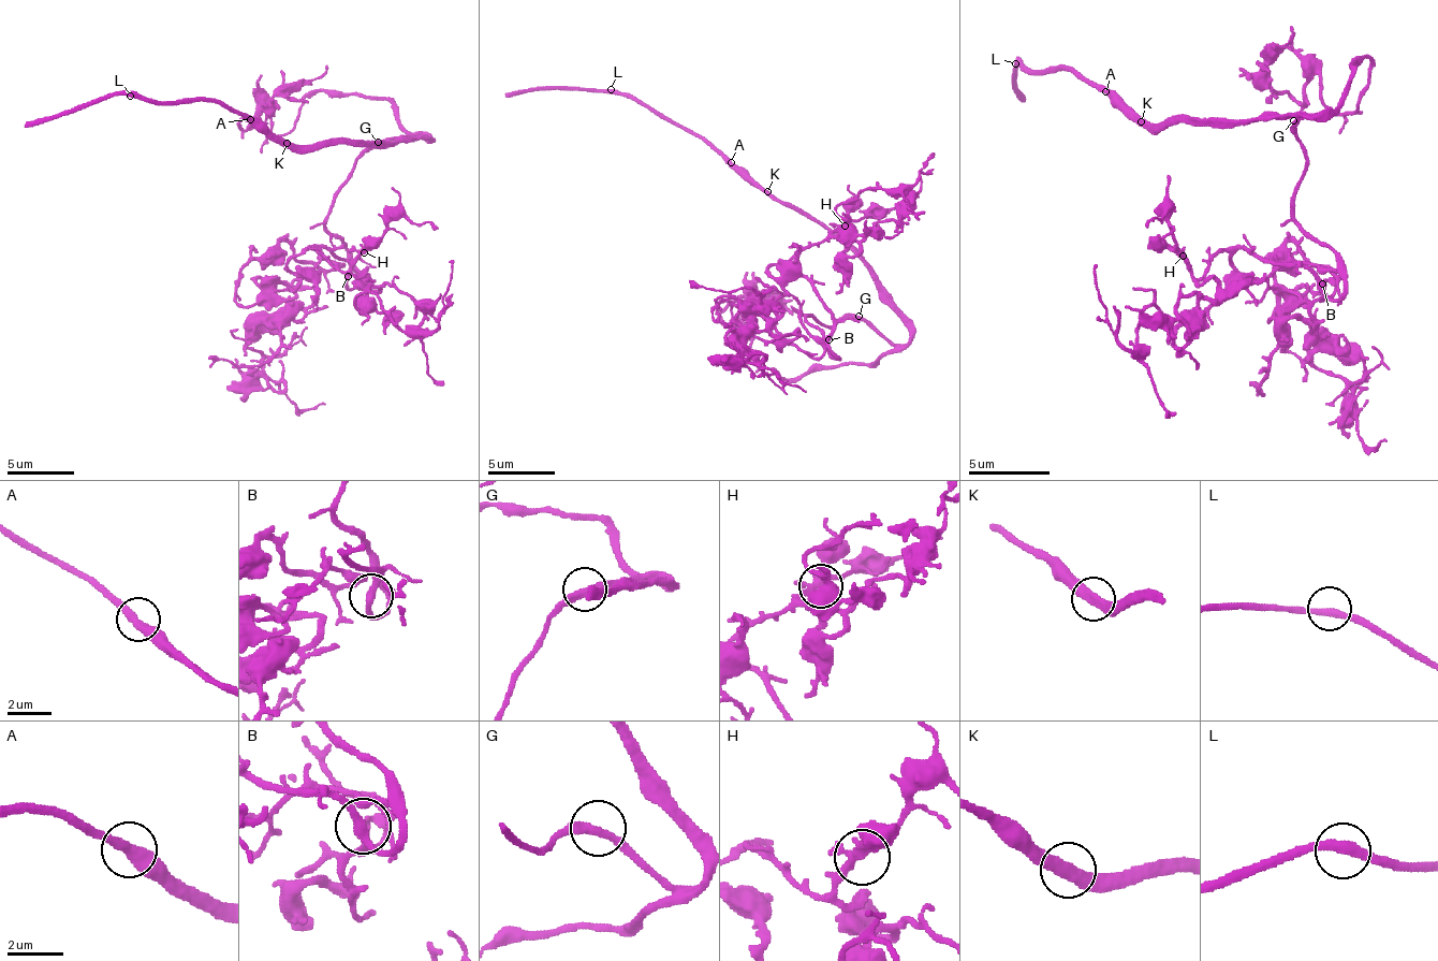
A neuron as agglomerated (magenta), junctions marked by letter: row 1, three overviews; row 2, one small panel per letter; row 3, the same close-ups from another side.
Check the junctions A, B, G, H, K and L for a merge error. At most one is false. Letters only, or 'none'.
none

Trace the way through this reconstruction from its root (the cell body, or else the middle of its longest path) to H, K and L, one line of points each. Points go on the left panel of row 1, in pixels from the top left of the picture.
H: (375, 146), (327, 216), (327, 229), (348, 252), (345, 266), (351, 266), (310, 246), (340, 270), (364, 252)
K: (375, 146), (414, 132), (427, 135), (400, 142), (288, 142)
L: (375, 146), (414, 132), (427, 135), (400, 142), (280, 146), (220, 102), (147, 102), (130, 96)

